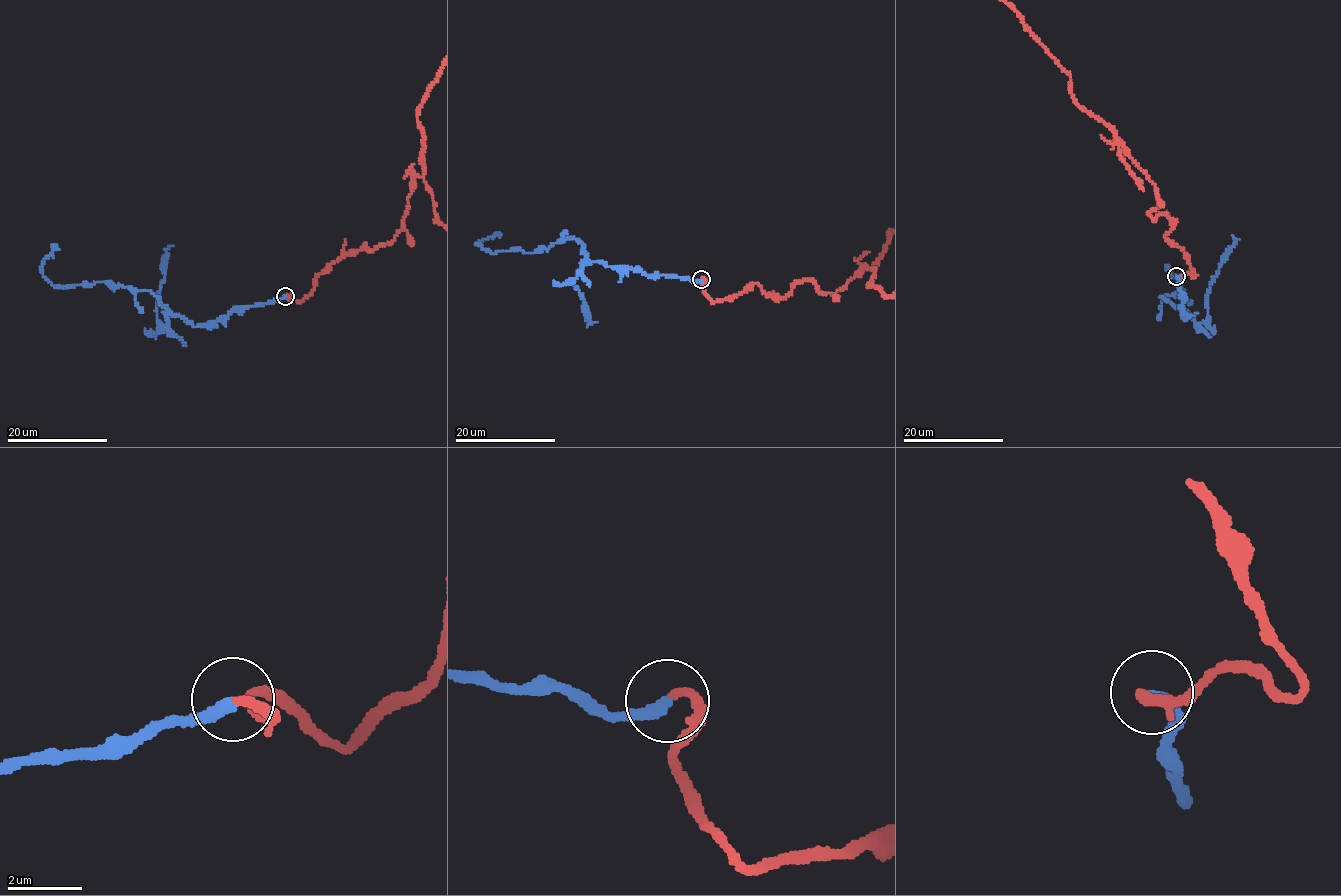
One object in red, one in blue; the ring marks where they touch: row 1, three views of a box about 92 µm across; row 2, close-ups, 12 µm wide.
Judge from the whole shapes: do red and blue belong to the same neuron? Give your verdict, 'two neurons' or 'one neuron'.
one neuron

